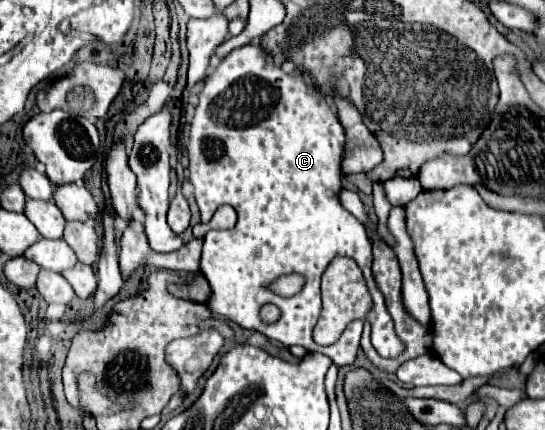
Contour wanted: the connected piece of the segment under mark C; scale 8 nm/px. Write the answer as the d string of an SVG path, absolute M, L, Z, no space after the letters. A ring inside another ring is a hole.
M246 44L242 48L232 50L224 62L216 68L214 74L206 78L204 90L198 94L198 106L194 120L190 124L190 142L188 142L188 156L190 156L190 182L194 186L194 196L202 214L202 222L208 222L218 206L230 204L236 214L238 222L232 230L212 230L204 236L204 250L200 270L210 282L210 298L208 306L216 314L236 322L242 328L258 330L268 338L274 338L286 346L302 346L308 352L322 352L336 366L348 366L356 362L360 336L362 336L362 320L354 320L346 326L338 342L332 346L318 346L312 340L312 330L316 320L322 312L320 300L320 276L336 256L350 256L358 262L364 272L366 286L372 294L376 318L368 318L372 324L374 344L382 356L394 358L402 352L402 342L398 340L394 326L390 322L390 314L384 306L384 296L378 290L374 276L372 276L372 242L366 238L364 226L340 204L338 194L342 190L342 154L346 144L346 132L338 120L338 114L332 106L312 94L304 72L294 70L294 74L286 74L274 62L268 62L268 52L258 44ZM286 274L300 274L304 276L302 292L282 298L270 290L270 284ZM262 304L276 304L282 310L282 318L274 324L264 324L258 316Z

